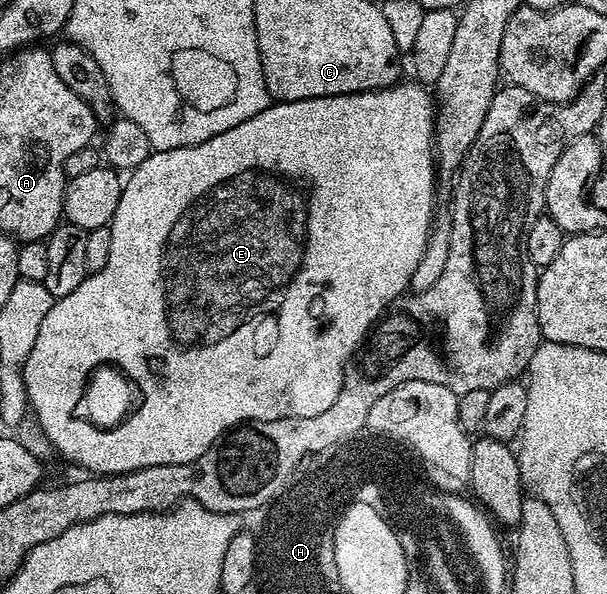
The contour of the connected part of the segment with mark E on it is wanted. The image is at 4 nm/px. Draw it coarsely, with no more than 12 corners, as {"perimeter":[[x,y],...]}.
{"perimeter":[[405,81],[130,170],[23,382],[91,475],[333,407],[437,212]]}

